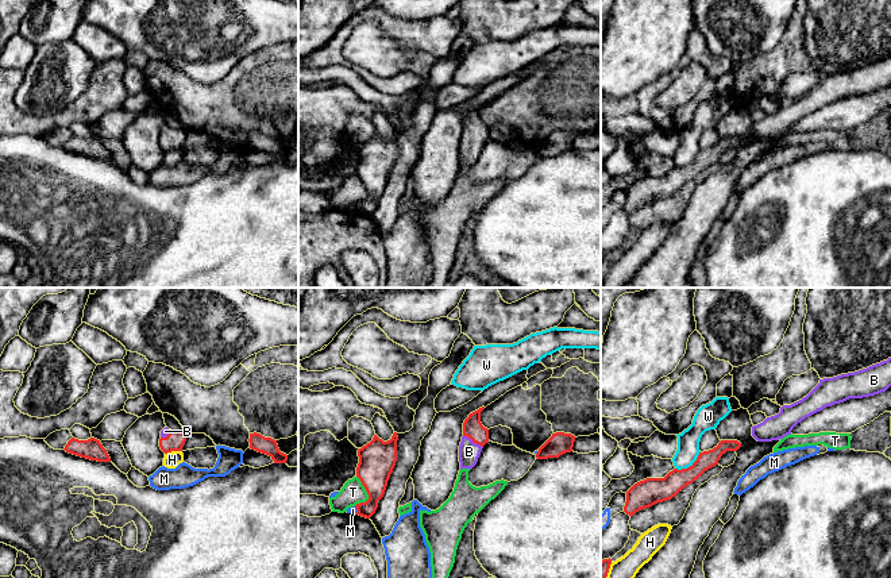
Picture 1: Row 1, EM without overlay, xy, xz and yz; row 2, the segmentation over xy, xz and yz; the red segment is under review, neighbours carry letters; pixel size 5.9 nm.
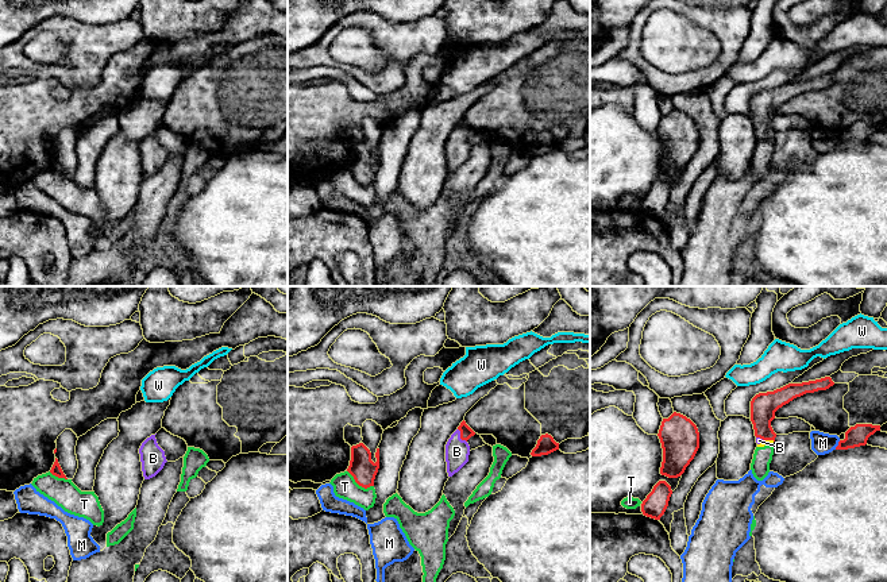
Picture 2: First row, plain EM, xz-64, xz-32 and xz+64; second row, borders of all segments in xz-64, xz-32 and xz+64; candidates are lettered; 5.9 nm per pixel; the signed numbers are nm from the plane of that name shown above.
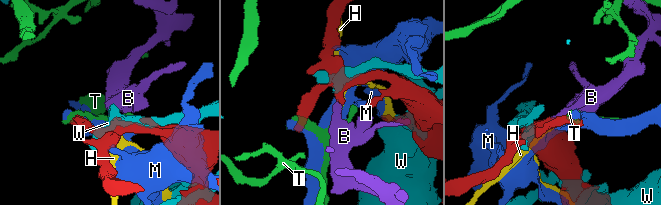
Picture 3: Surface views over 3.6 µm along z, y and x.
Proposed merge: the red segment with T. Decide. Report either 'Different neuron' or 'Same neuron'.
Different neuron

